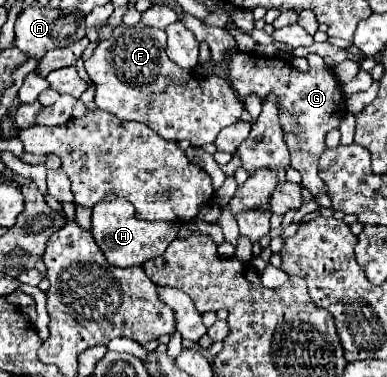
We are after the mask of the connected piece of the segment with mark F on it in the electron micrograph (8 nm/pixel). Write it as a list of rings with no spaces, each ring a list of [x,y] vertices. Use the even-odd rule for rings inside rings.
[[[124,23],[118,25],[110,39],[104,39],[94,49],[92,57],[84,63],[86,73],[96,85],[96,105],[102,111],[108,111],[116,115],[122,121],[140,121],[154,129],[160,137],[170,141],[182,141],[188,139],[194,147],[202,147],[206,143],[214,143],[220,129],[232,125],[238,121],[240,113],[244,111],[238,95],[234,93],[232,85],[218,75],[212,77],[196,77],[190,69],[180,69],[176,63],[172,63],[166,55],[166,33],[154,27],[148,27],[144,23],[136,23],[132,27],[126,27]],[[172,73],[186,73],[186,83],[172,81]]]

